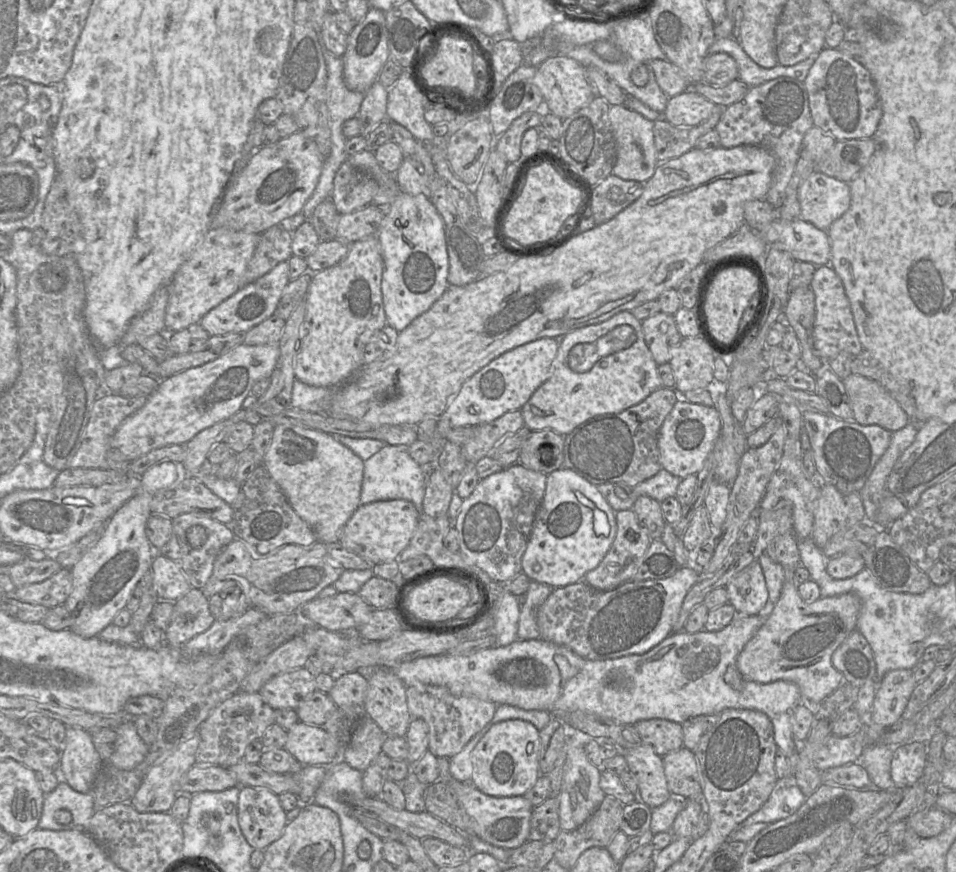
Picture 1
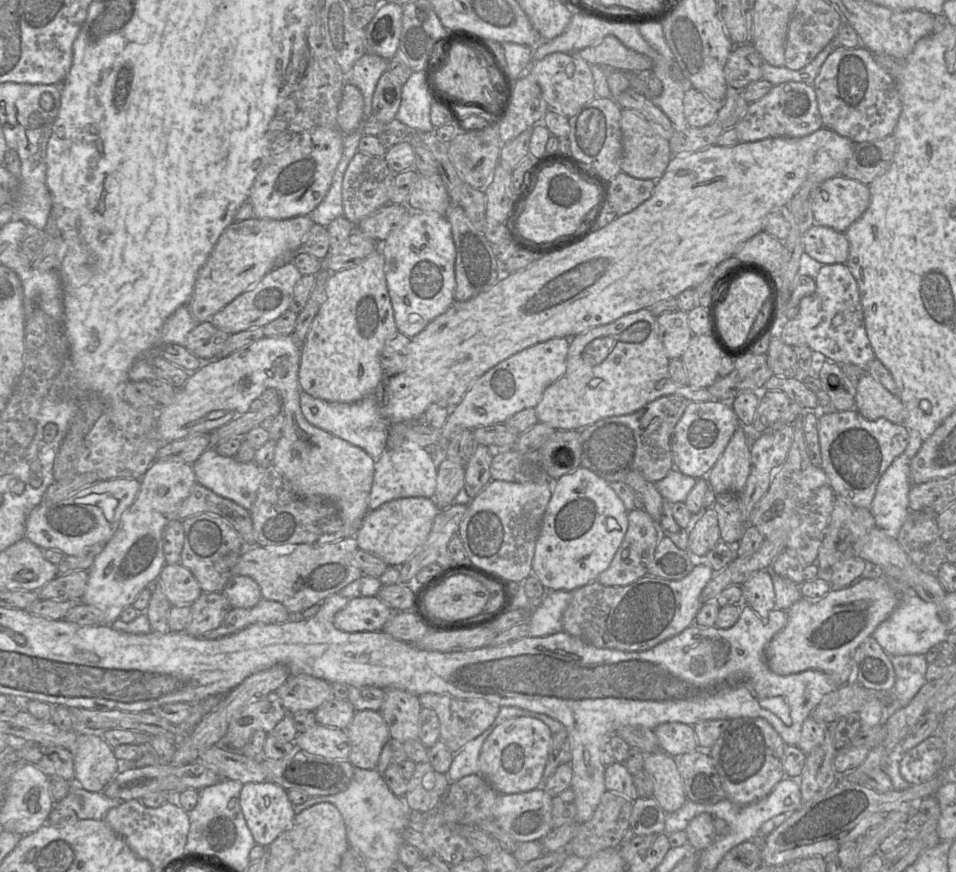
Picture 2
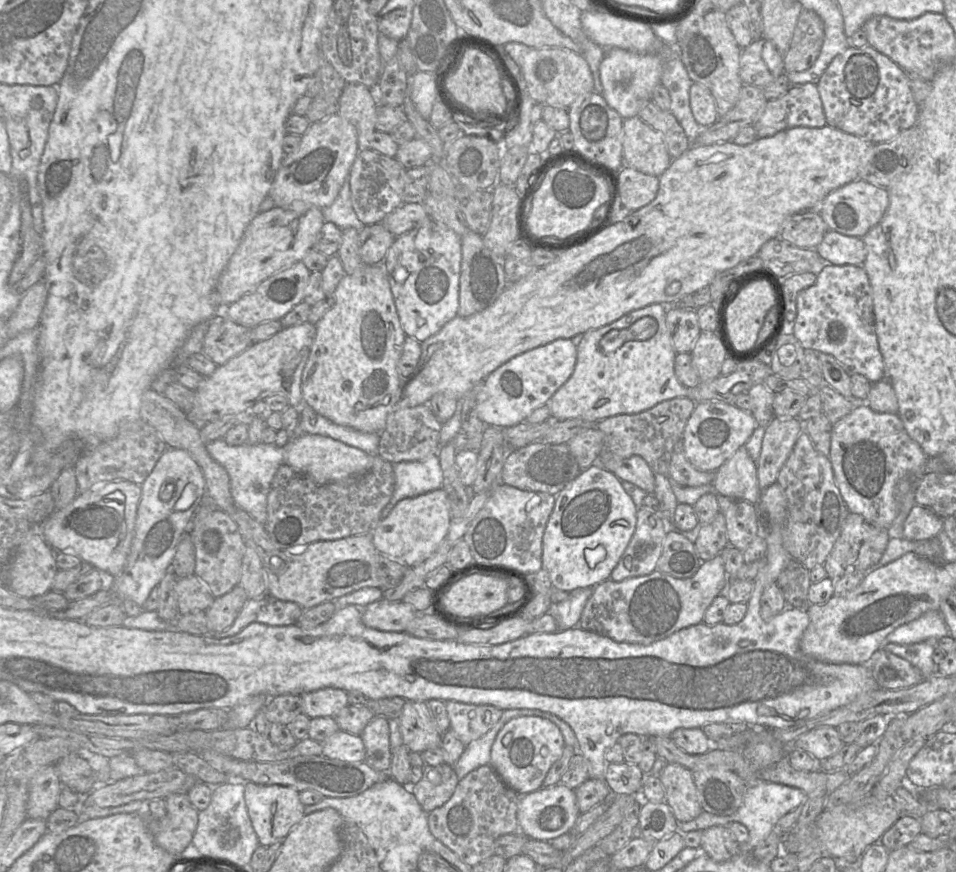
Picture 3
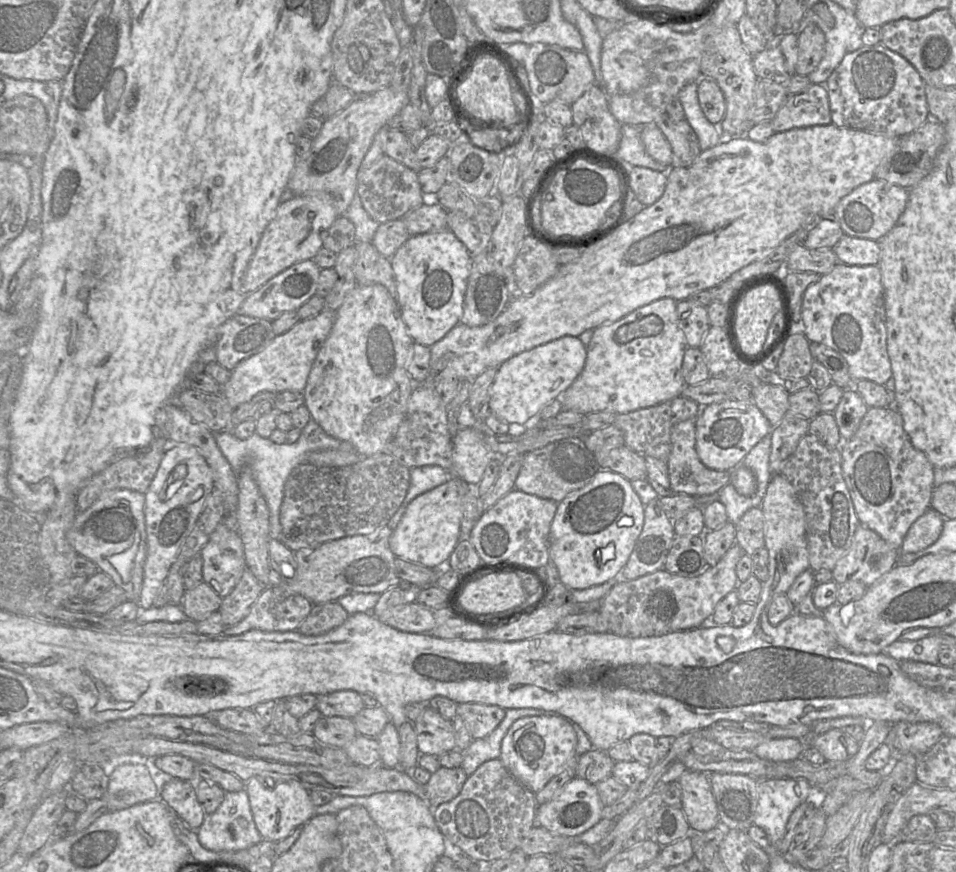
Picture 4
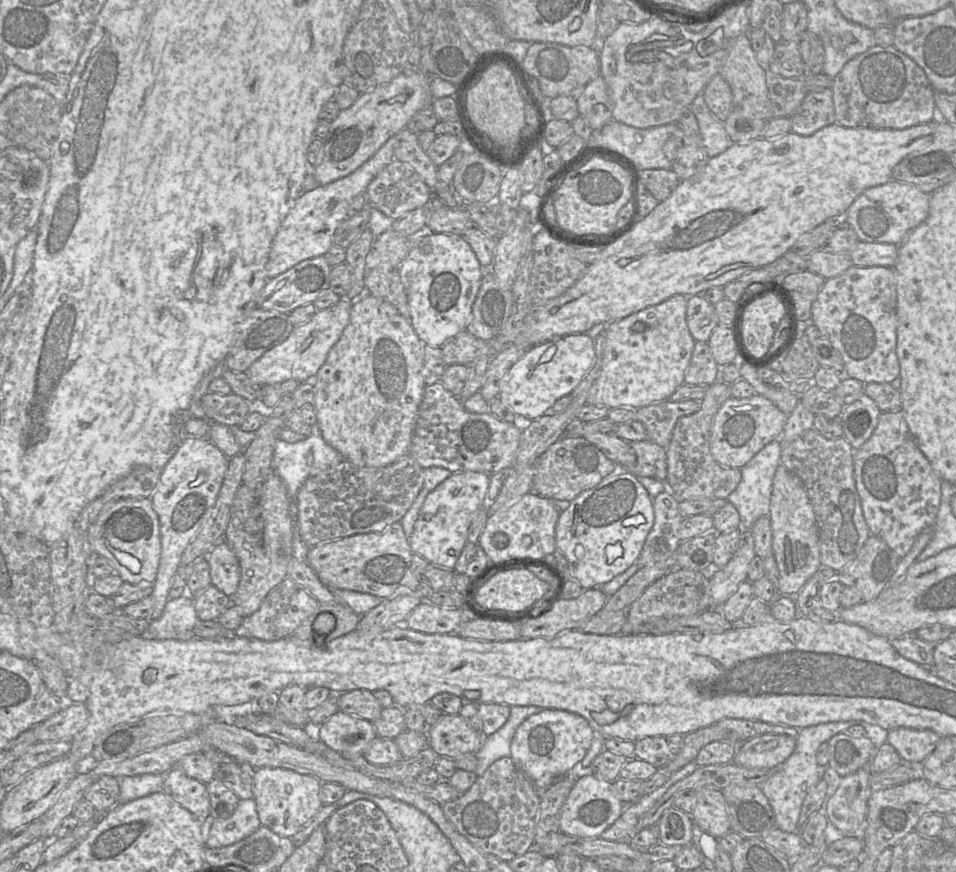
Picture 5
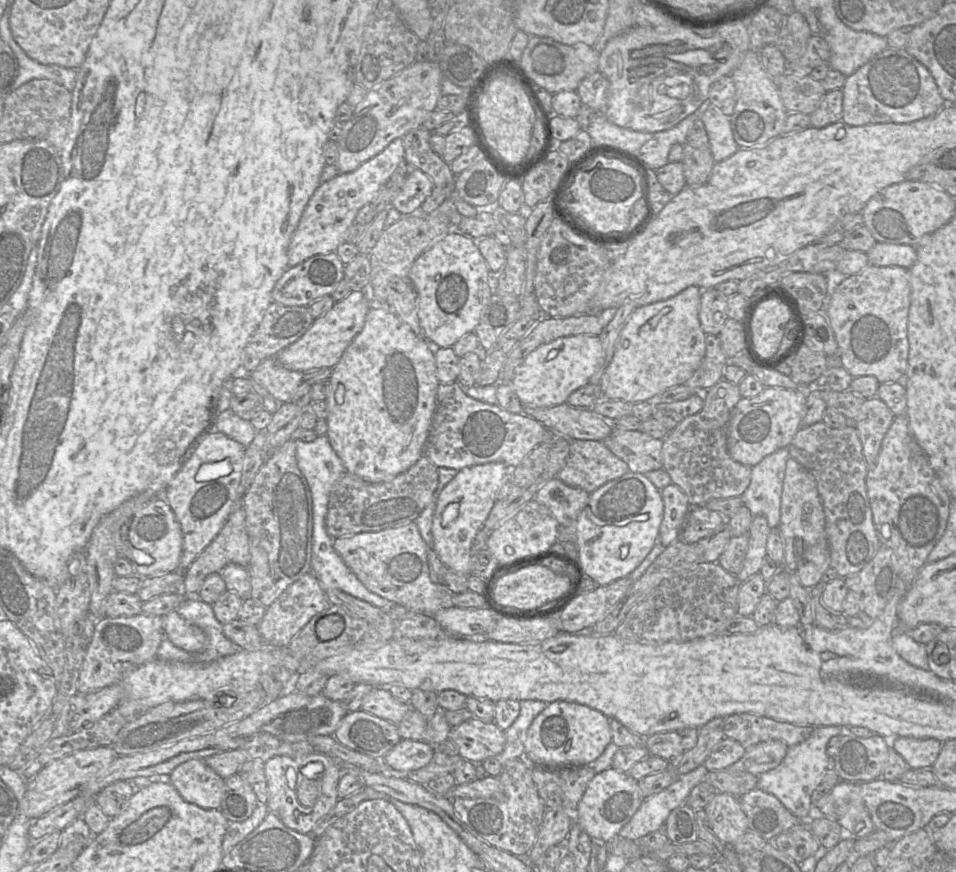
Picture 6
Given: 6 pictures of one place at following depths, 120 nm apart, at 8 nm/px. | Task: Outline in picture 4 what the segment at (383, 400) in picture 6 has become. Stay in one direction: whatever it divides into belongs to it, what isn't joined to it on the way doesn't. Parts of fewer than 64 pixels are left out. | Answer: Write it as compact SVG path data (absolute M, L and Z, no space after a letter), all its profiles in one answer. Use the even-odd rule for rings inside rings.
M381 284L357 285L335 312L331 332L319 350L303 395L311 418L331 437L350 442L363 458L384 452L402 422L415 383L407 372L414 341L407 333L400 307Z

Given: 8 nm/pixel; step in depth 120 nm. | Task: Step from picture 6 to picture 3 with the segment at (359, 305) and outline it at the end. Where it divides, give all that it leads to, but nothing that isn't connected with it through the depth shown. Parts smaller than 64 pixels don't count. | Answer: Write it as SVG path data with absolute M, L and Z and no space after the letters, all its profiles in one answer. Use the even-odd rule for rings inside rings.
M310 322L283 328L269 339L258 341L223 365L217 366L208 377L204 377L195 390L193 408L188 419L198 426L238 414L256 402L273 394L283 394L289 406L300 409L303 403L301 379L316 334Z

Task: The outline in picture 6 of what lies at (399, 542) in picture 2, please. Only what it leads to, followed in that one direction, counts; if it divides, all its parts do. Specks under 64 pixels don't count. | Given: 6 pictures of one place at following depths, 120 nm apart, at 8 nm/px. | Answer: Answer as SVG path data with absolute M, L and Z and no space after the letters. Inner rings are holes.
M502 462L477 464L463 468L442 489L436 504L432 521L433 550L449 569L463 575L471 575L471 545L477 533L483 528L505 474L514 467Z

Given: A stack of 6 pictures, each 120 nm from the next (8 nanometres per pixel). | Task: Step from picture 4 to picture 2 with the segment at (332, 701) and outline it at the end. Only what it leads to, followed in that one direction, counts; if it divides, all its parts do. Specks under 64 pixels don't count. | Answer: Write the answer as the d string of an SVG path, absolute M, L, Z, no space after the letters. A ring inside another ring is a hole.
M292 674L275 692L288 714L314 712L322 703L334 699L330 683L306 674Z

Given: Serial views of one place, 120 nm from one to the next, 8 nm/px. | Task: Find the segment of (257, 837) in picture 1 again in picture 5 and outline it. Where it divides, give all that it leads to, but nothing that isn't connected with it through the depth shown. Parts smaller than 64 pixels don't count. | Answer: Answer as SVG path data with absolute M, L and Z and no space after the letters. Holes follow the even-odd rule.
M258 768L254 771L252 791L261 825L281 837L293 837L323 806L319 797L321 785L312 775L283 768Z

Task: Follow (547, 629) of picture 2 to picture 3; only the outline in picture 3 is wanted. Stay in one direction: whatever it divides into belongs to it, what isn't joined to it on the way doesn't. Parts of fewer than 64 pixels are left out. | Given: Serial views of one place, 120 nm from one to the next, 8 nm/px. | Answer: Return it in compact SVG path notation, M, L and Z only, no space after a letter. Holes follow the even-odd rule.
M593 587L576 589L570 592L565 601L552 604L547 613L555 618L558 631L565 631L578 626L582 611L592 592Z

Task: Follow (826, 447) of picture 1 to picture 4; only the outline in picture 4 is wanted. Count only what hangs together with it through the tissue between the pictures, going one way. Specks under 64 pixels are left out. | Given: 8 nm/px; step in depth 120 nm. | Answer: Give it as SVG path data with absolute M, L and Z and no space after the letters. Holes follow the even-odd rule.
M894 406L869 407L855 434L839 449L843 477L860 523L900 549L911 525L931 508L934 466L912 445Z

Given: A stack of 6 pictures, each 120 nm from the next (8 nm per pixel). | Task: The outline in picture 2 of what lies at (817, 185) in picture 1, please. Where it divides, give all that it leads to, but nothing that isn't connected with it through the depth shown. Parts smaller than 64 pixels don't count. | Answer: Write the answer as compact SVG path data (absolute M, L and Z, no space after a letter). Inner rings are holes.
M842 175L823 181L817 190L812 212L815 224L845 232L870 205L868 185Z

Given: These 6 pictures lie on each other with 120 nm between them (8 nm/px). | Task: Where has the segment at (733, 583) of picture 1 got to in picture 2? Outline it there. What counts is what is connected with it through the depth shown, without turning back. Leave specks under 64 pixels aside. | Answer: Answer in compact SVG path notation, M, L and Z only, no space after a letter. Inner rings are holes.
M771 569L759 570L741 584L743 604L750 606L761 617L767 617L775 608L775 591Z

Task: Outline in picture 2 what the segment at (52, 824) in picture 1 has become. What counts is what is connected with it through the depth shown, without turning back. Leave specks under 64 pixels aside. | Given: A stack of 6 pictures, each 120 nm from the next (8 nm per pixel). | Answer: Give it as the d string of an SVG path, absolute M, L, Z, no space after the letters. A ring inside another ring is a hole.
M71 782L68 795L55 803L55 807L67 807L75 811L79 820L102 820L108 811L122 804L124 800L111 799L101 792L90 792Z

